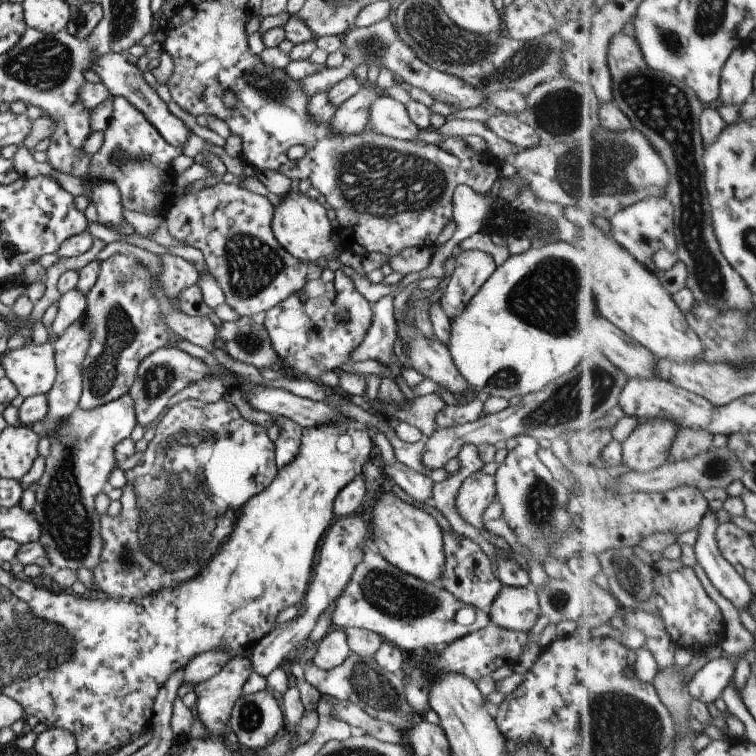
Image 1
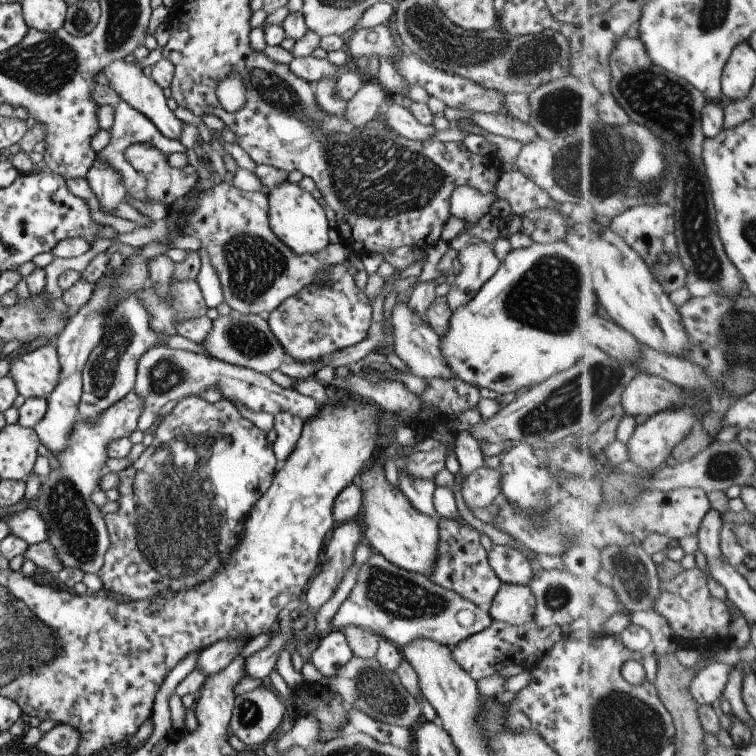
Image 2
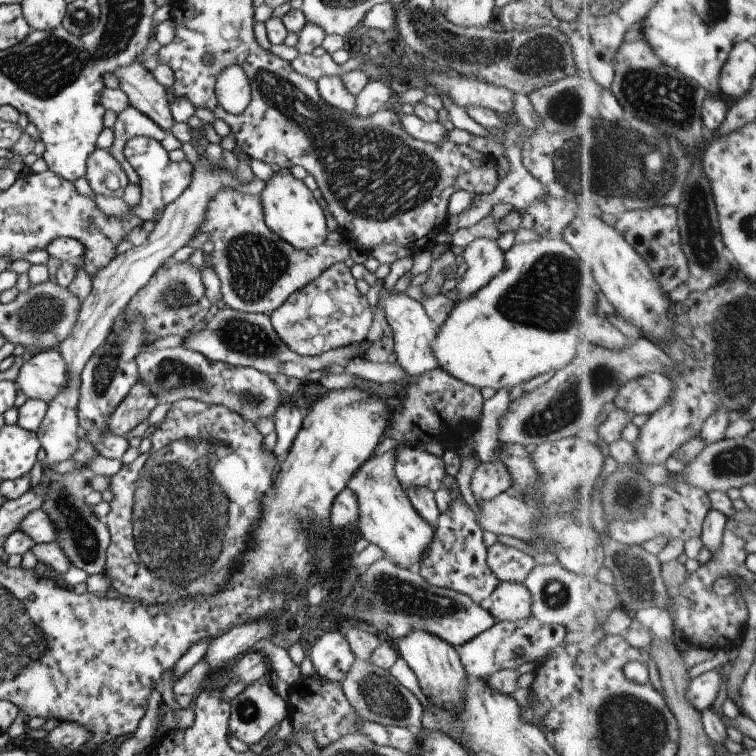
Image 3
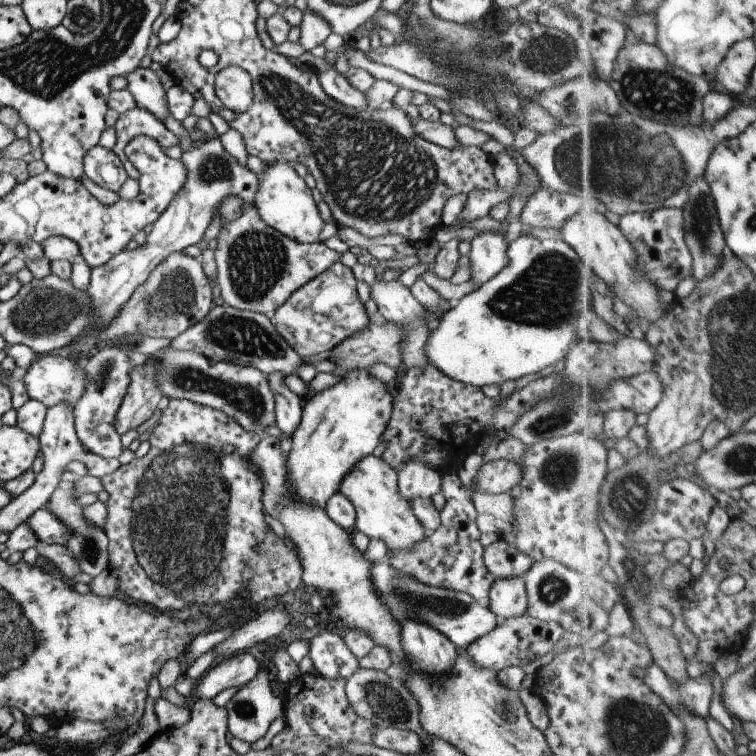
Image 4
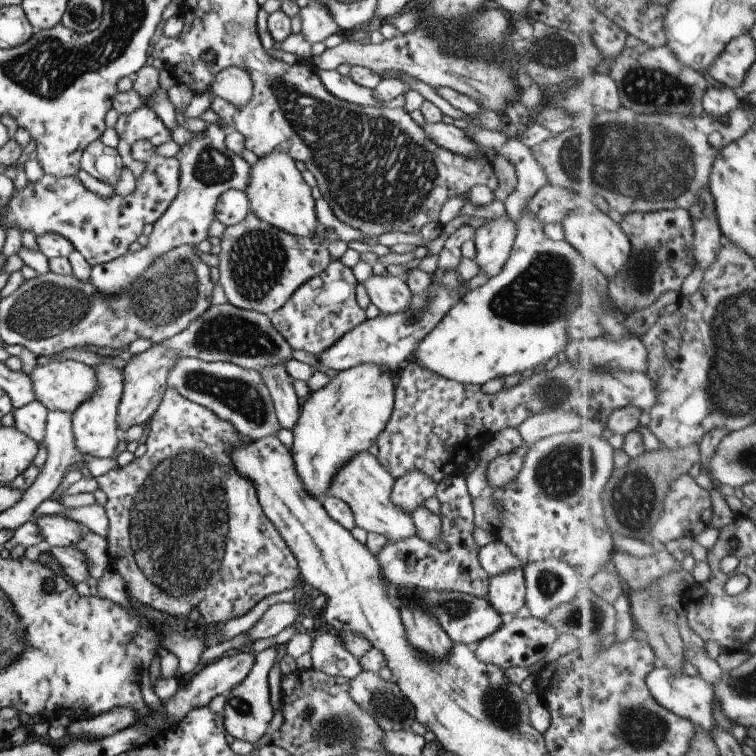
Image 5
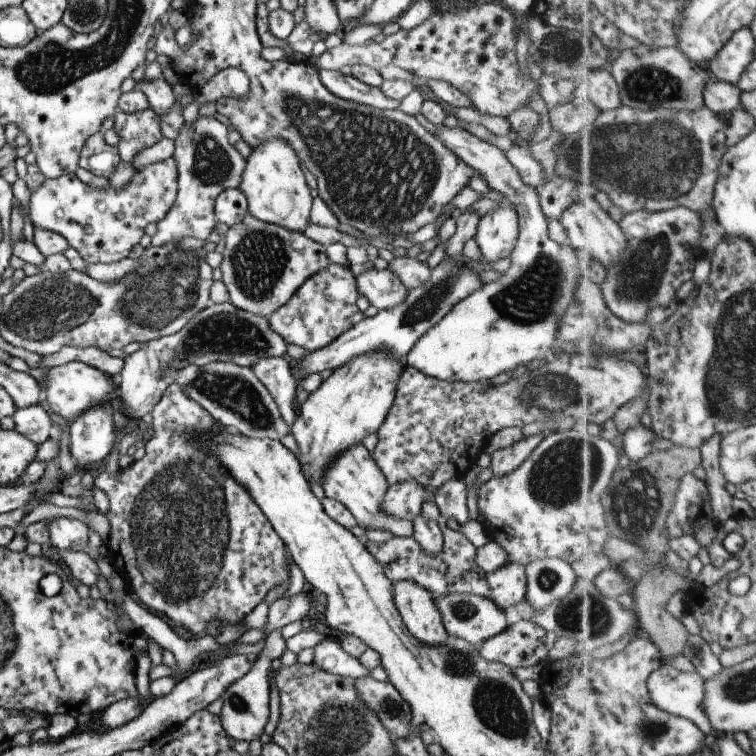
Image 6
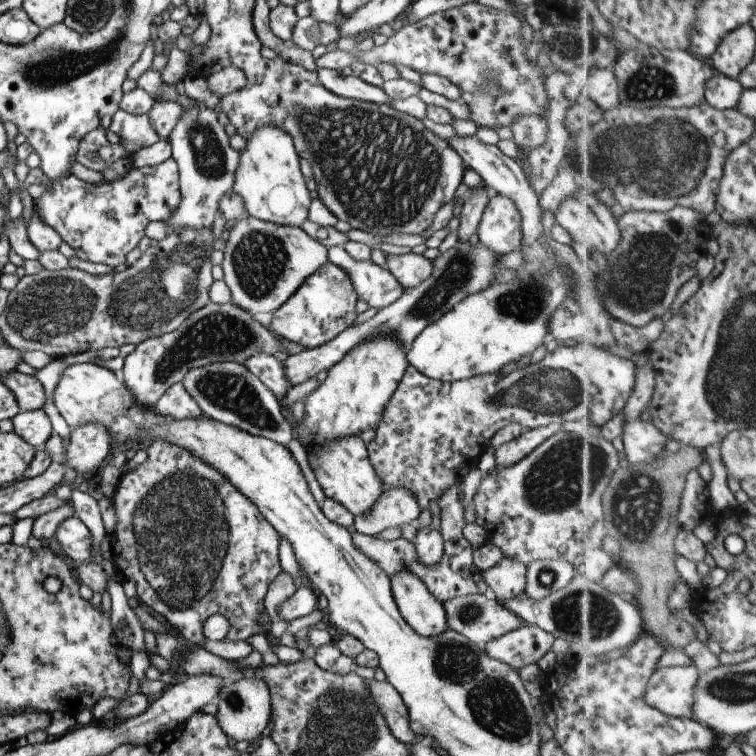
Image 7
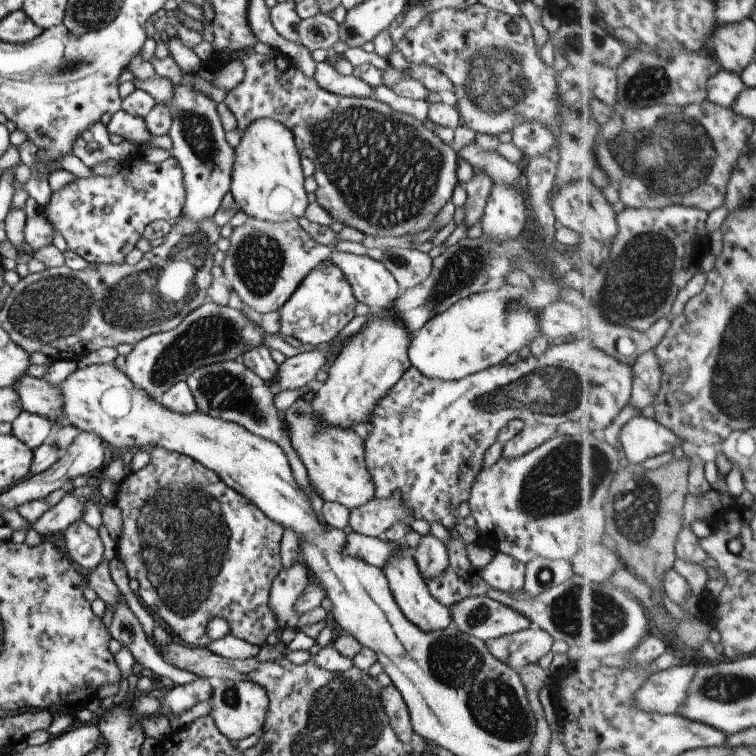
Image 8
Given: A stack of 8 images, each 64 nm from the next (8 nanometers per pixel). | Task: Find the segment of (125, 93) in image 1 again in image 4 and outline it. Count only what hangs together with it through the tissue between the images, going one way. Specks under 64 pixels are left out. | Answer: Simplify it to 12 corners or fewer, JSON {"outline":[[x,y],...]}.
{"outline":[[138,67],[125,76],[136,107],[163,121],[169,110],[156,71]]}

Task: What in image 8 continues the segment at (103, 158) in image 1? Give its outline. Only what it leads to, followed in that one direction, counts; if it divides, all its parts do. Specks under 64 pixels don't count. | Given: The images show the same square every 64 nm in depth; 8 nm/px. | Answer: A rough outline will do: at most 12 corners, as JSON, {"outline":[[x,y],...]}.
{"outline":[[120,109],[107,124],[109,134],[137,145],[152,142],[144,118]]}

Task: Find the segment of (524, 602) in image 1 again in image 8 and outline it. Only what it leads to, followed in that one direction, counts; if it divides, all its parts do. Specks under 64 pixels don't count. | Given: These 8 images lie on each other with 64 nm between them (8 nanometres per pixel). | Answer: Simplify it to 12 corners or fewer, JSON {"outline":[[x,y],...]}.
{"outline":[[496,551],[482,578],[494,590],[518,592],[525,565]]}

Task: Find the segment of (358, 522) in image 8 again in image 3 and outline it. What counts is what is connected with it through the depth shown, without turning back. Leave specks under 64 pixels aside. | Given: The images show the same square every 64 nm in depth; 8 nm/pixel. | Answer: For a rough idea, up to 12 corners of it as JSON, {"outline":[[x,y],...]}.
{"outline":[[408,446],[394,472],[405,491],[444,488],[442,458]]}

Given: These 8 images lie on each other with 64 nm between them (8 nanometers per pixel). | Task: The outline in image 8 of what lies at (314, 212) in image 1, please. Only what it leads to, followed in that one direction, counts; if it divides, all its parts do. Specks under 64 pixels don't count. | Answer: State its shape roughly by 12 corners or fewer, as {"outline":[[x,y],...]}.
{"outline":[[289,128],[240,132],[230,192],[271,223],[305,216],[308,193]]}

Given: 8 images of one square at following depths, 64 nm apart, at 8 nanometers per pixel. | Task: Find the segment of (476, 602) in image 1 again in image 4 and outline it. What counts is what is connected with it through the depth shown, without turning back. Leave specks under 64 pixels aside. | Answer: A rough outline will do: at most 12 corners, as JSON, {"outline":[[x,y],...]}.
{"outline":[[443,473],[441,523],[390,568],[489,606],[494,584],[476,509]]}

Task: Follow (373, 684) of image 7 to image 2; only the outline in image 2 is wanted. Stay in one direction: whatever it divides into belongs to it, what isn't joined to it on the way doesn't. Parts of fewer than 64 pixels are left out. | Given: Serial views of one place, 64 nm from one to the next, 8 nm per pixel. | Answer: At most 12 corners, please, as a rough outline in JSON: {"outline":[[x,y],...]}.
{"outline":[[353,655],[332,678],[310,660],[304,682],[349,708],[411,730],[421,703],[376,657]]}

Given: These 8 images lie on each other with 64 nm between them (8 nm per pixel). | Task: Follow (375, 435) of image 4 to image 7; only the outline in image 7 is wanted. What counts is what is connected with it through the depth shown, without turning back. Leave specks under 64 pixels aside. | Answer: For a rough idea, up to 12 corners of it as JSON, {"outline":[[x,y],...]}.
{"outline":[[394,336],[328,370],[293,424],[305,450],[375,429],[408,368]]}

